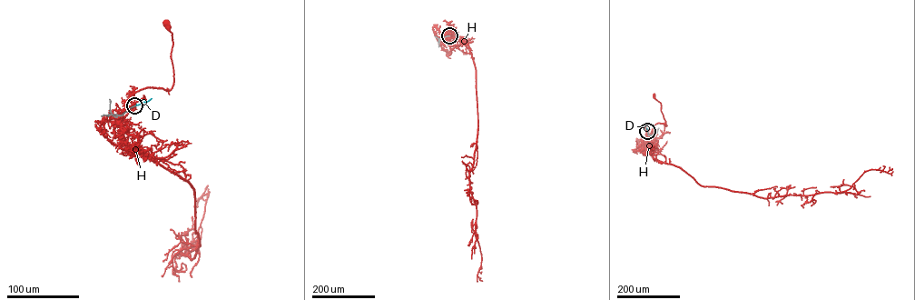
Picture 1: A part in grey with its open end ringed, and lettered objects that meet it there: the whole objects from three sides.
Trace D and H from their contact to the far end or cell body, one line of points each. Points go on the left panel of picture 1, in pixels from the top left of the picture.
D: (134, 105), (152, 98)
H: (134, 105), (121, 114), (136, 92), (170, 90), (173, 84), (173, 42), (166, 24)

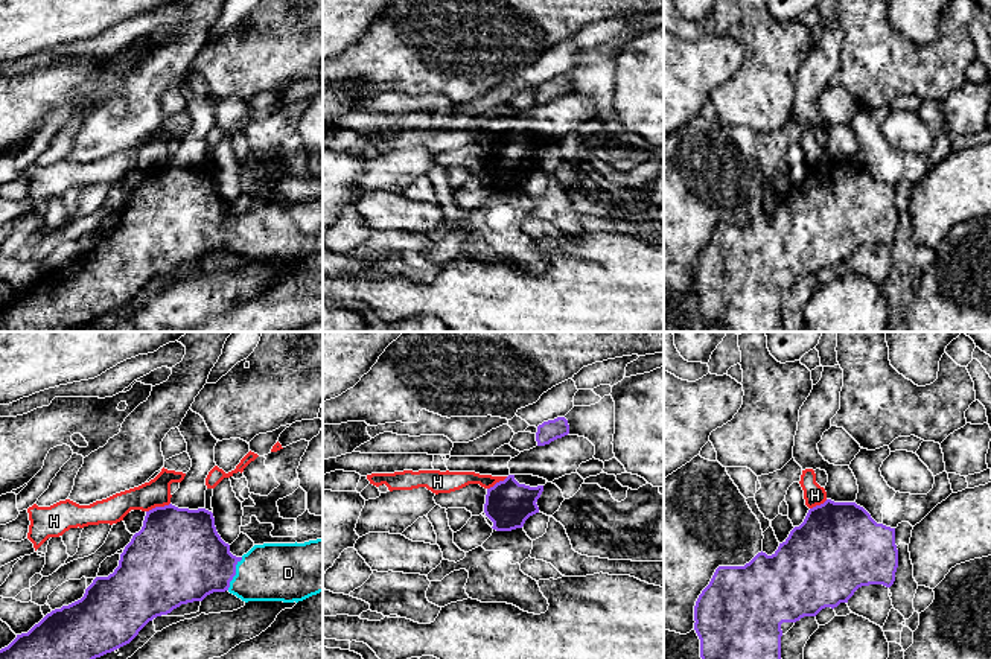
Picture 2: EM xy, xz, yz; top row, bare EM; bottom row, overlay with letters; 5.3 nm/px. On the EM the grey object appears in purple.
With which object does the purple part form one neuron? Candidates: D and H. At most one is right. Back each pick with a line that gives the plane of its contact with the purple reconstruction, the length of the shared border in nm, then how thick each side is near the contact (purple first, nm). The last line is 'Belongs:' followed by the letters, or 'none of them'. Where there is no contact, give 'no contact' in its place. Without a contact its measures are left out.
D: meets purple in xy; contact 190 nm long; 400 nm thick on the purple side, 300 nm on the other
Belongs: D

